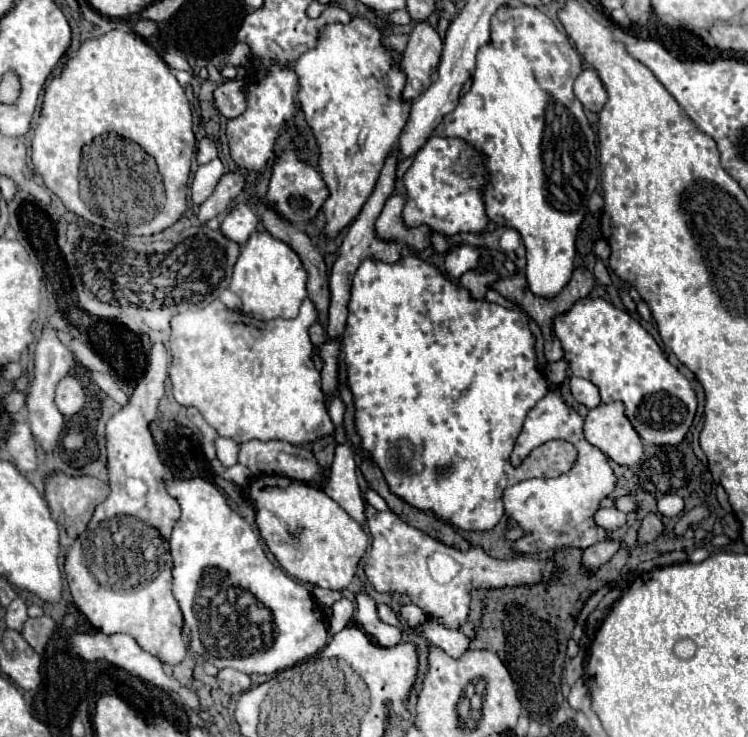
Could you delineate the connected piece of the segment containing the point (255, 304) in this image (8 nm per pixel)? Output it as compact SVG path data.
M254 231L232 272L230 290L242 300L242 312L256 320L272 320L272 318L296 318L298 308L306 294L306 272L302 268L296 252L275 239L267 231Z

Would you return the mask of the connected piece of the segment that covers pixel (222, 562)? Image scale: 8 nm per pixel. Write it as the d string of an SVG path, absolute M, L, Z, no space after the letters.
M168 472L166 490L182 508L180 520L172 530L170 554L174 560L174 598L184 614L184 622L190 626L192 652L216 668L234 668L246 674L276 674L326 646L326 620L308 588L266 558L250 524L228 506L224 494L214 484L202 478L174 478Z

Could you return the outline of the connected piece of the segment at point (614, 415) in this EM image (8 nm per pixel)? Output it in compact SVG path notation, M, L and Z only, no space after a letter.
M620 402L592 408L584 418L584 436L620 466L634 466L642 458L642 440L624 416Z

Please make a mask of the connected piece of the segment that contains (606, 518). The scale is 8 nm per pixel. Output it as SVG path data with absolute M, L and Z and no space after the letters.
M600 508L594 514L594 522L596 522L596 526L604 528L606 532L616 532L626 524L626 514L622 514L616 508Z

